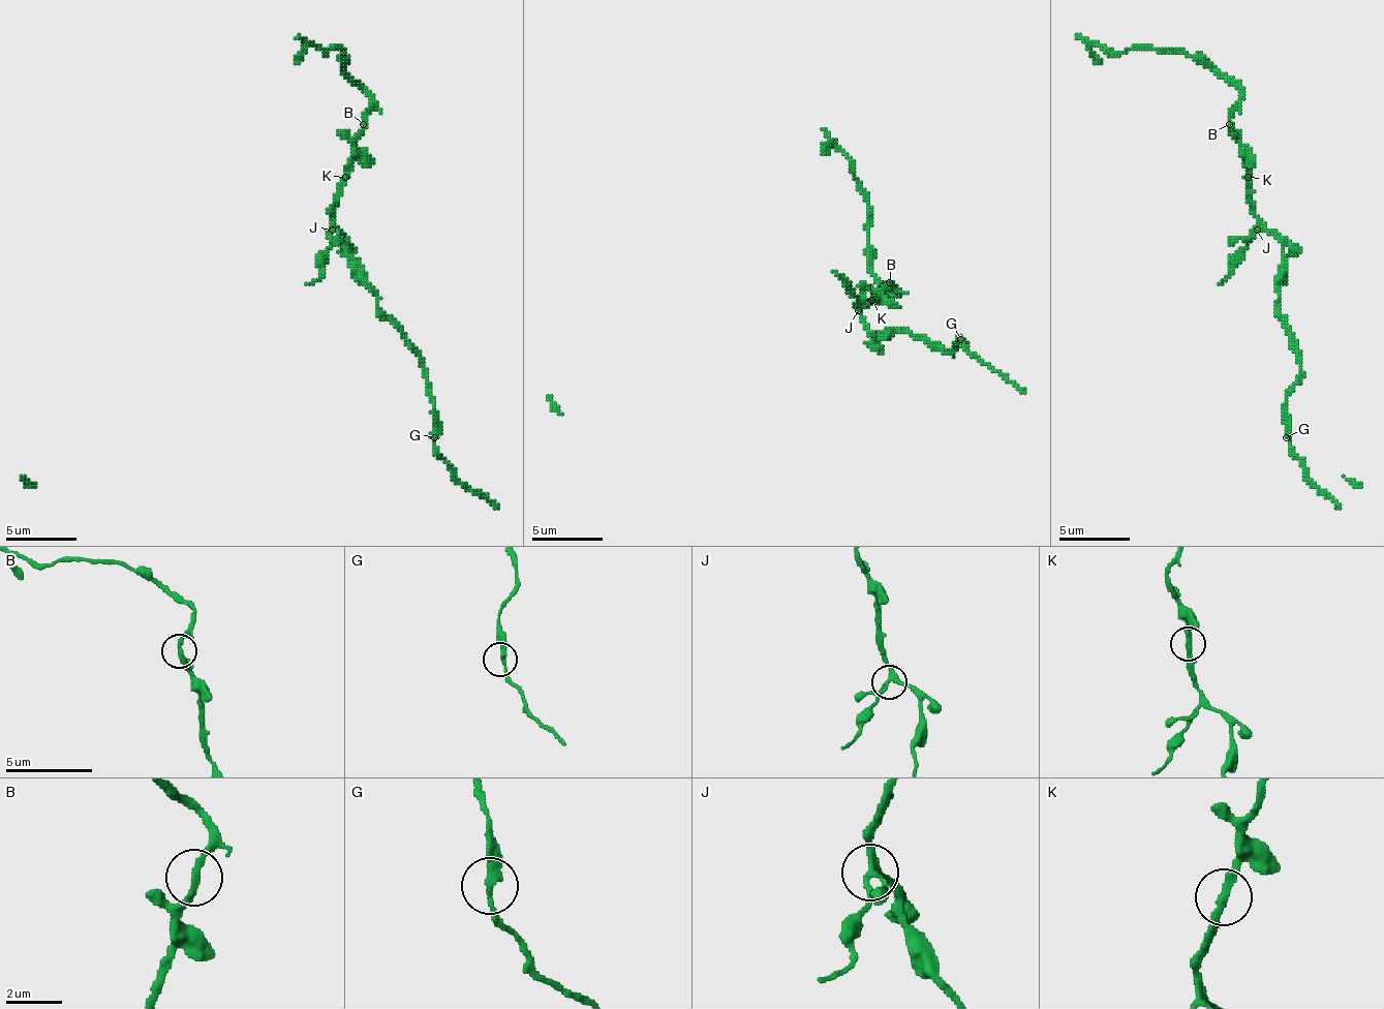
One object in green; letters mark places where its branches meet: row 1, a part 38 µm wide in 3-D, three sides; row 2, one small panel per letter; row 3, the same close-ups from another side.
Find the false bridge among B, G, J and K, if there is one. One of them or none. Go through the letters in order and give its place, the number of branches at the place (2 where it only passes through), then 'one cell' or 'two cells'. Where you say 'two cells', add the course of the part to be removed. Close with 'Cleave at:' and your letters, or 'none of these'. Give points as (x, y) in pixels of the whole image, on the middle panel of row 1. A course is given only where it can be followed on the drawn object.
B: (889, 282) | 2 | one cell
G: (960, 339) | 2 | one cell
J: (858, 310) | 4 | two cells | (858, 310), (851, 285), (832, 272)
K: (871, 300) | 2 | one cell
Cleave at: J

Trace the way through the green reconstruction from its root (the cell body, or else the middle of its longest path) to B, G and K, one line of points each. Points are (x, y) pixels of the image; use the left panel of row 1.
B: (320, 255), (331, 245), (331, 216), (338, 199), (338, 188), (363, 124)
G: (320, 255), (334, 231), (348, 245), (352, 273), (420, 359), (434, 398), (434, 437)
K: (320, 255), (331, 245), (331, 216), (338, 199), (338, 188), (345, 177)

